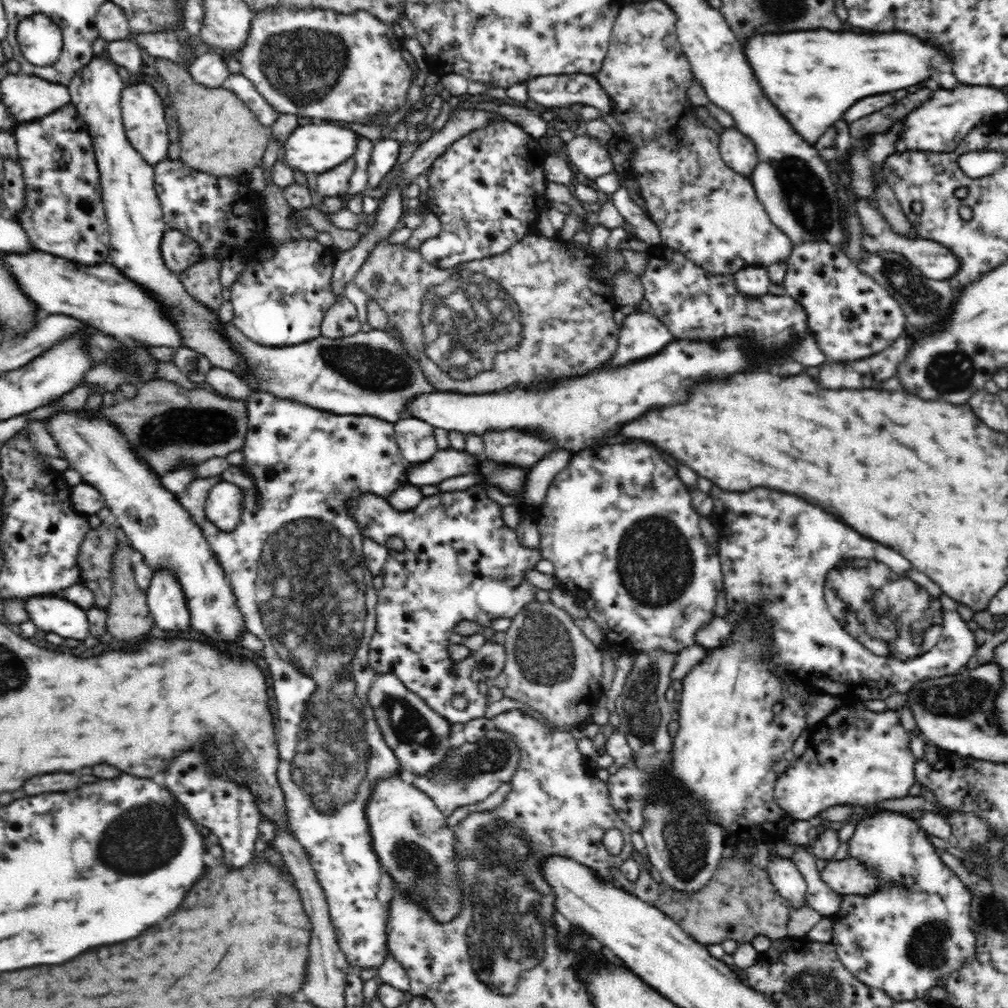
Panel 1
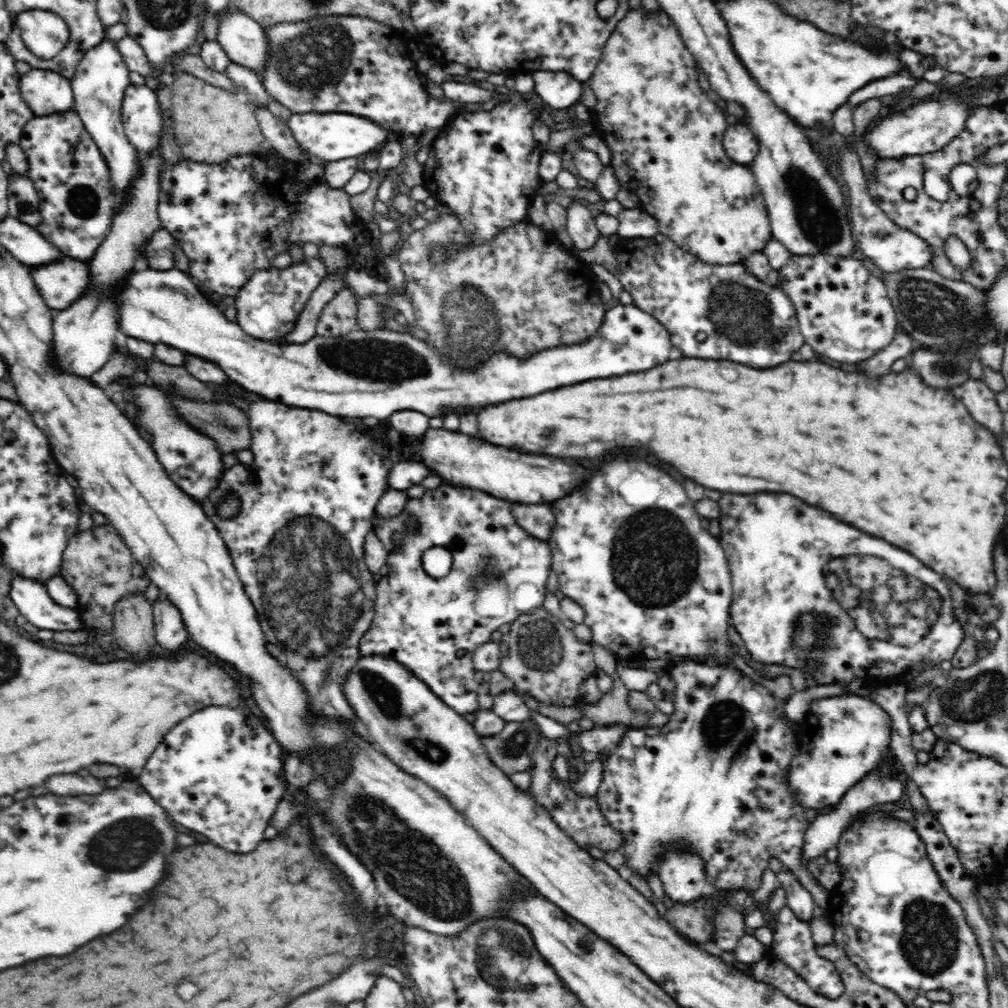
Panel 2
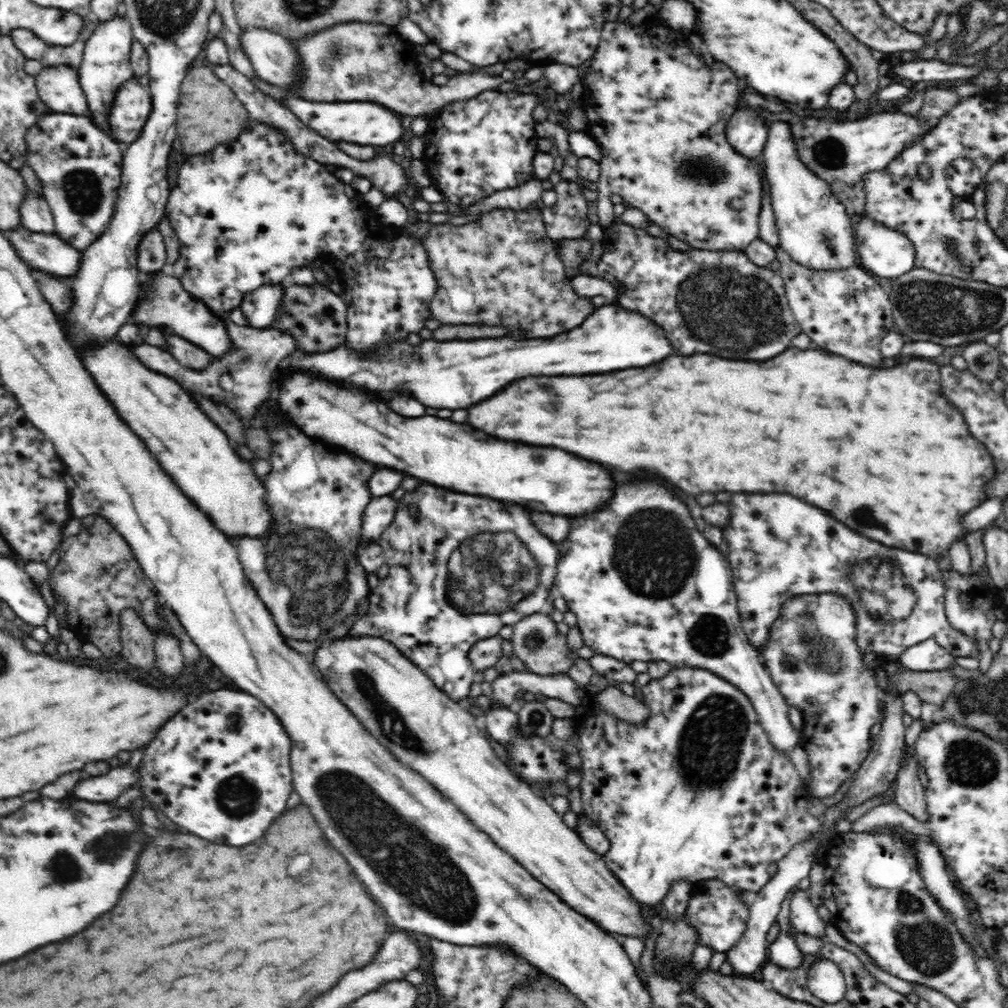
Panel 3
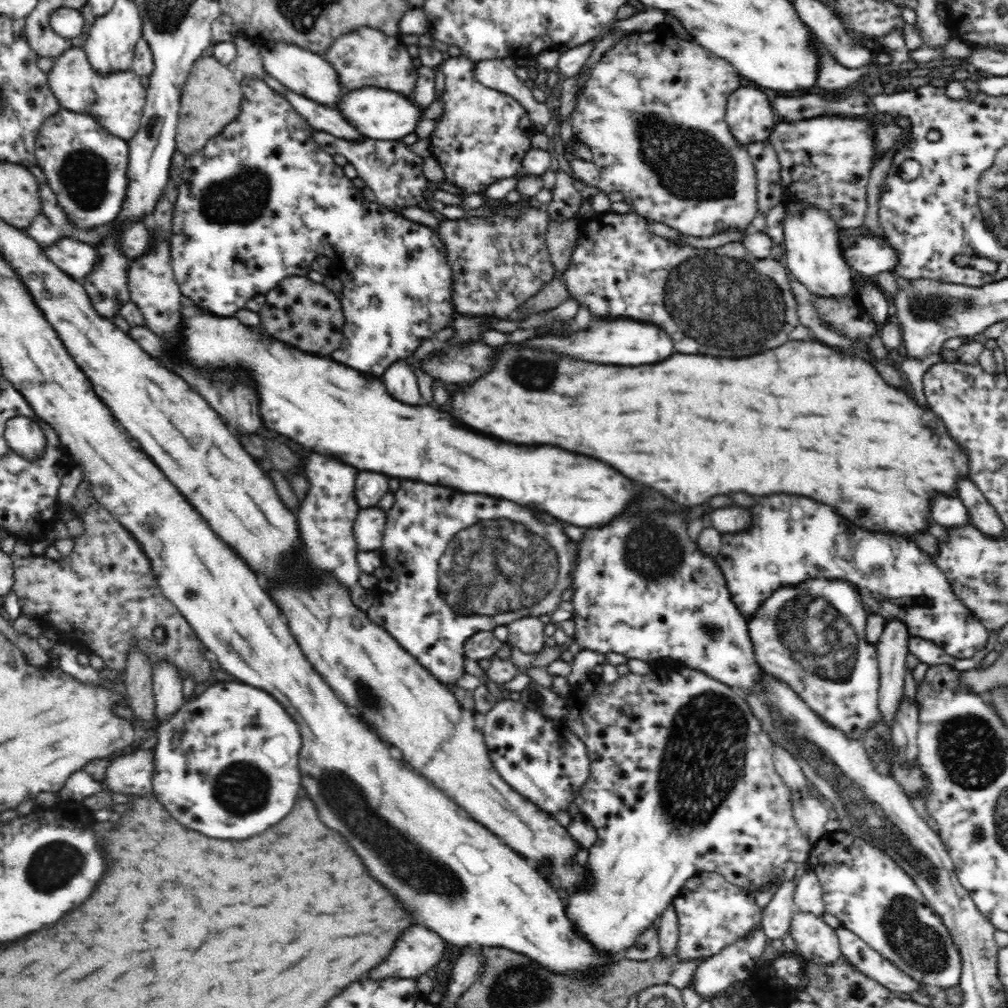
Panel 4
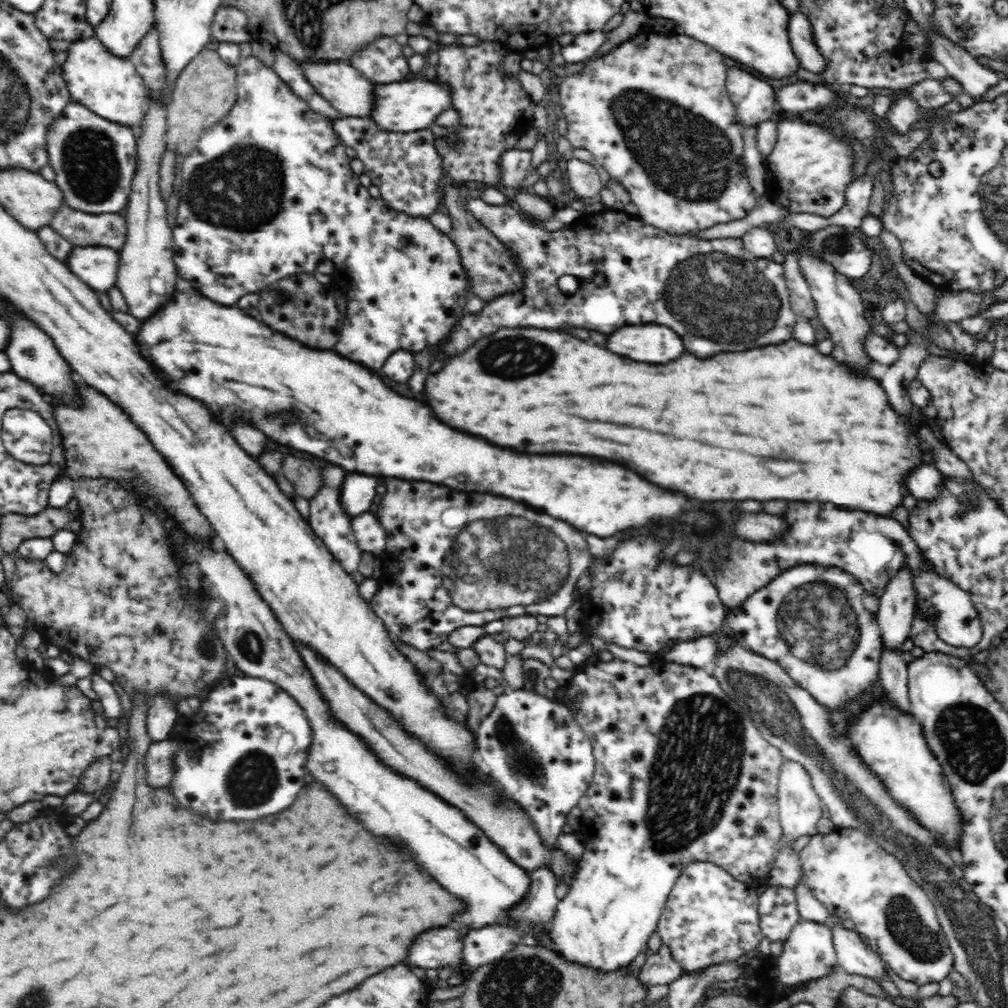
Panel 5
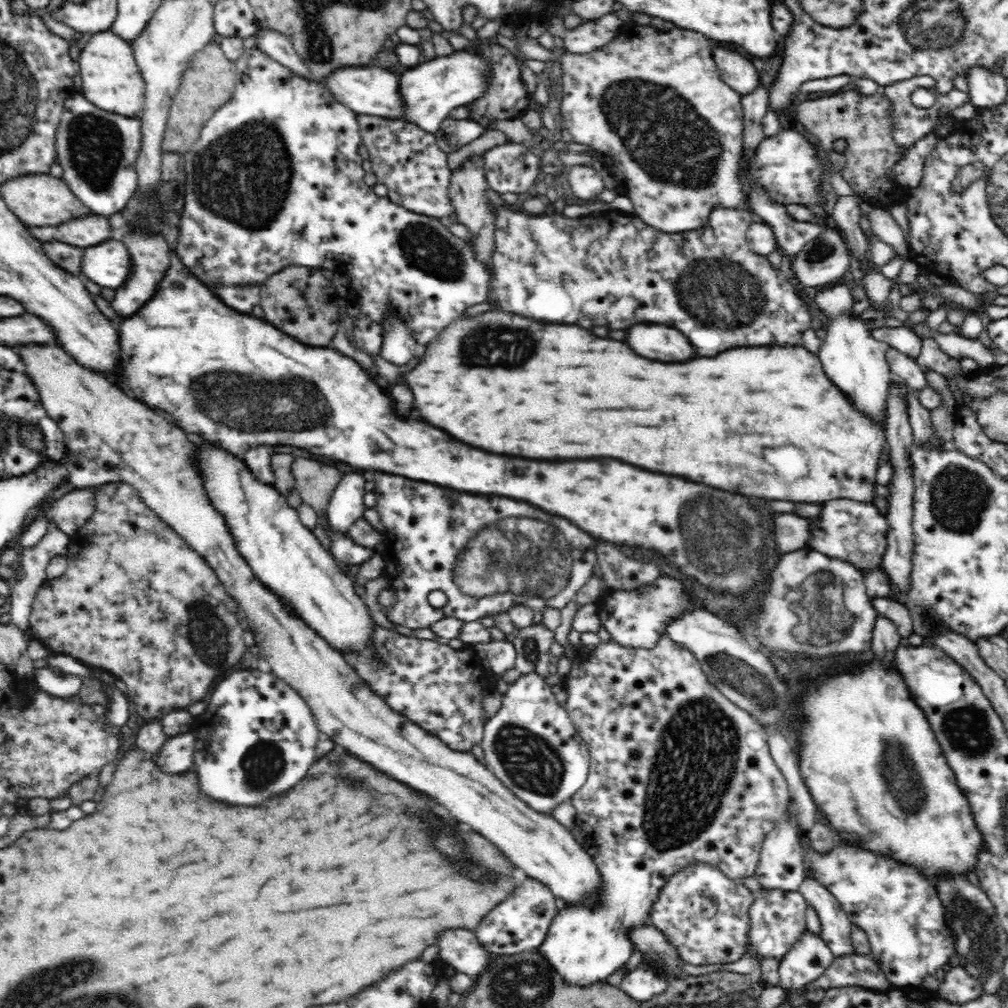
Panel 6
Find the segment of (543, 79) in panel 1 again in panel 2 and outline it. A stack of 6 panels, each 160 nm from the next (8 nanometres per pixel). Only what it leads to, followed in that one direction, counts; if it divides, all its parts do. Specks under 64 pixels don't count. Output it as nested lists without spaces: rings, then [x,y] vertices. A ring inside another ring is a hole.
[[[536,71],[531,73],[534,92],[552,108],[568,108],[582,96],[583,81],[568,72]]]

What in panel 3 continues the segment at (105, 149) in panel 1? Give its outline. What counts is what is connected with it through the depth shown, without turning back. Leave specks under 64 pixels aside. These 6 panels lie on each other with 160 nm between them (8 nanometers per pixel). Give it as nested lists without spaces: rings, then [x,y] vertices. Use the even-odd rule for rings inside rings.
[[[115,15],[106,22],[100,22],[90,34],[90,38],[86,40],[83,60],[77,70],[85,98],[88,99],[90,109],[92,109],[91,120],[110,137],[113,136],[105,122],[105,110],[109,107],[115,91],[122,86],[122,82],[134,78],[130,63],[133,40],[132,23],[125,16]]]

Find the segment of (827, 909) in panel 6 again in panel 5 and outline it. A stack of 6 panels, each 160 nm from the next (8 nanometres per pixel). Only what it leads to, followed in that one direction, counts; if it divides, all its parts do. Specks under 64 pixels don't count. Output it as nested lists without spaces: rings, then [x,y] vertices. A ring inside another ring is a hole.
[[[830,917],[826,923],[832,931],[839,970],[872,980],[889,980],[887,964],[880,955],[868,946],[858,931],[846,929],[840,922],[840,918]]]

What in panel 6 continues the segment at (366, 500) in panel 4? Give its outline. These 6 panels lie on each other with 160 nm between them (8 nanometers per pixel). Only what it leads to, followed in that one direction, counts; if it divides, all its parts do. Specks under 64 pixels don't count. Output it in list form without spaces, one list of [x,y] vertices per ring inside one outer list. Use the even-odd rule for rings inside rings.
[[[344,474],[327,506],[326,520],[330,523],[332,531],[346,533],[358,520],[363,518],[364,494],[370,488],[363,474]]]

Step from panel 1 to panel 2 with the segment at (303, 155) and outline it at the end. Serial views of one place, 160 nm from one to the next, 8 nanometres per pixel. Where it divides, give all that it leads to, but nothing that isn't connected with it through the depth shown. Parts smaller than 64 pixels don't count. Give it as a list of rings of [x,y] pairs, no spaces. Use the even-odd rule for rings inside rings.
[[[300,111],[292,113],[288,118],[288,125],[293,131],[294,138],[310,151],[310,155],[316,155],[325,162],[336,162],[344,158],[357,157],[361,159],[372,149],[381,148],[387,141],[388,130],[376,123],[366,115],[353,114],[348,111]]]

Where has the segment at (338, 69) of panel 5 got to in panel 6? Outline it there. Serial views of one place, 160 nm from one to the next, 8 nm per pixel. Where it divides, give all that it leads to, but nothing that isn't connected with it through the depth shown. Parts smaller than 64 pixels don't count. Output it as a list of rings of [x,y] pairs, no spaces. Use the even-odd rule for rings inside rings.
[[[354,67],[336,70],[332,76],[324,79],[324,85],[336,95],[336,98],[356,114],[372,114],[394,120],[406,120],[406,102],[400,91],[400,77],[393,70],[381,67]]]

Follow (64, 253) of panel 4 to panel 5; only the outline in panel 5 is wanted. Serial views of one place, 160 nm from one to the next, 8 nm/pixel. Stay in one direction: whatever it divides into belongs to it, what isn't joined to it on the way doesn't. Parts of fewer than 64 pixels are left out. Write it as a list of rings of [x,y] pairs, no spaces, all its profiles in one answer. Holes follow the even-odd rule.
[[[73,245],[65,264],[95,292],[107,292],[116,286],[119,251],[113,248],[82,248]]]

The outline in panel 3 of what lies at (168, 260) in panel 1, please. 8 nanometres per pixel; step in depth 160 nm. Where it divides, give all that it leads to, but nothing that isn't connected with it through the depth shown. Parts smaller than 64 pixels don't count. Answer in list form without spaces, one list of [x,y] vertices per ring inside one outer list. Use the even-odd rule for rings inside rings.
[[[153,229],[142,238],[138,246],[137,267],[142,275],[158,273],[166,264],[167,250],[162,234],[158,229]]]

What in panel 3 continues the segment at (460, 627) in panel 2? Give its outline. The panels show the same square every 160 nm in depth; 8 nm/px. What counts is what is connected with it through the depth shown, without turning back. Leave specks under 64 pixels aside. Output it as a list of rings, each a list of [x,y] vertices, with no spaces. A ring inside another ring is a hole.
[[[426,482],[412,491],[406,491],[404,497],[396,502],[394,520],[378,540],[390,572],[384,582],[392,580],[386,584],[396,584],[396,588],[388,590],[388,586],[379,584],[371,590],[368,610],[350,628],[352,637],[377,635],[378,638],[388,639],[406,658],[425,671],[440,690],[463,704],[464,698],[470,694],[476,671],[468,658],[471,646],[479,639],[498,636],[503,626],[516,624],[522,618],[542,612],[542,606],[555,584],[562,553],[560,544],[546,538],[532,524],[530,515],[530,510],[510,501],[498,502],[490,497],[460,493]],[[412,504],[419,509],[415,519],[408,511]]]

